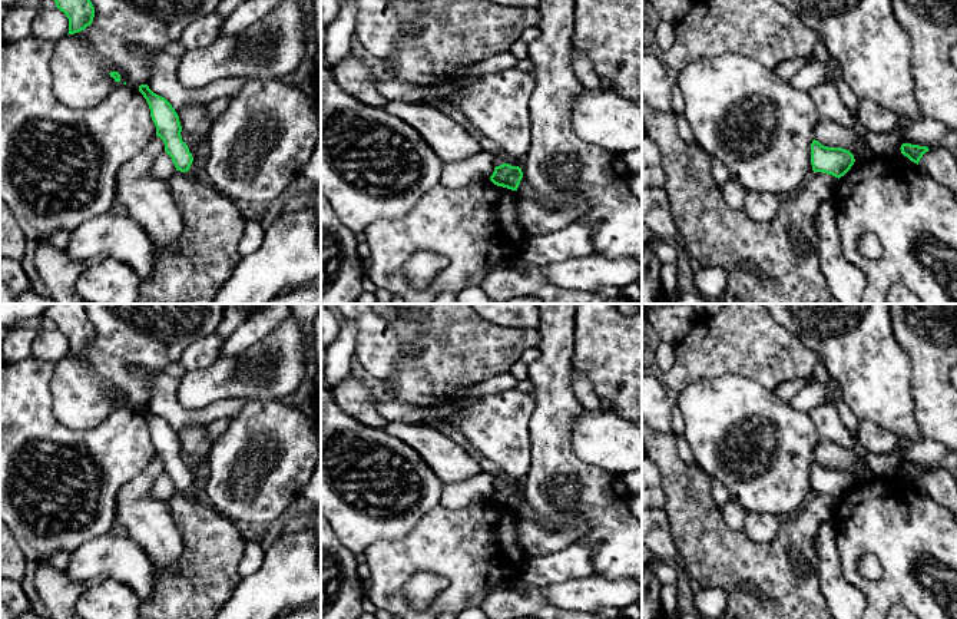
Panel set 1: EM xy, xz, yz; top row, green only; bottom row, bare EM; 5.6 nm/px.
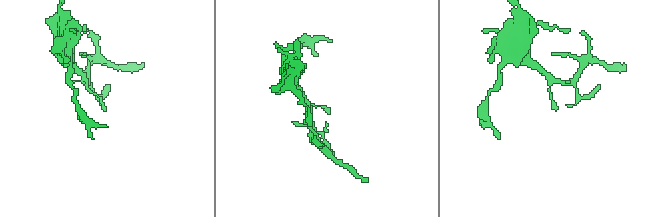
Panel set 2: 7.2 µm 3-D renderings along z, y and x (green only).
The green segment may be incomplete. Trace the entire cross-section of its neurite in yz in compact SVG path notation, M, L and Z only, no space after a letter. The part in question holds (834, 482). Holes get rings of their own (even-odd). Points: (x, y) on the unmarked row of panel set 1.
M818 461L811 464L811 486L814 493L822 493L835 499L844 497L854 486L854 476L842 469L828 469Z

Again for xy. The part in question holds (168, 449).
M140 406L139 413L146 420L150 438L156 447L156 457L165 464L165 473L172 479L176 491L188 493L193 479L188 466L182 461L182 447L172 426L162 417L153 414L148 406Z

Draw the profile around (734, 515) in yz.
M734 500L725 502L721 507L725 523L735 532L742 532L748 512Z

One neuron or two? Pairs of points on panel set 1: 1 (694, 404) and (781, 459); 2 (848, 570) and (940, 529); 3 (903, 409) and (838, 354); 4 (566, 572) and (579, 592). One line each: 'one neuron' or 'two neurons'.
1: one neuron
2: one neuron
3: one neuron
4: two neurons

